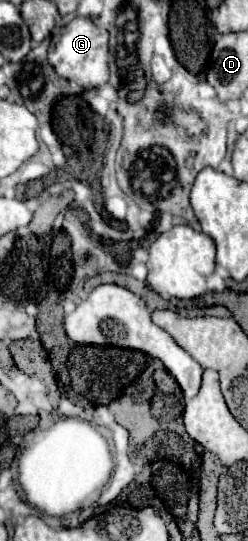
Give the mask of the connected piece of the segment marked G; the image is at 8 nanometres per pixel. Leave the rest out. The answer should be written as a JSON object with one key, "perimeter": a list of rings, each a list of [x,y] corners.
{"perimeter":[[[74,18],[52,34],[48,48],[48,62],[58,76],[76,80],[80,86],[102,86],[108,80],[108,30],[96,26],[92,20]]]}

